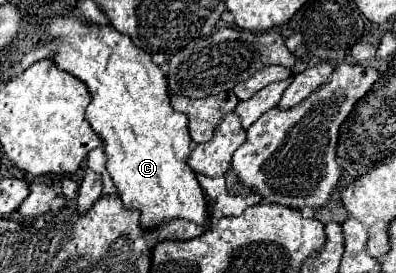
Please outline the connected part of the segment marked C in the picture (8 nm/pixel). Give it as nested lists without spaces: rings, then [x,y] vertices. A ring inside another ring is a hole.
[[[53,16],[49,20],[43,20],[43,30],[49,42],[59,44],[51,54],[53,64],[59,66],[59,70],[73,74],[87,86],[91,94],[91,104],[85,110],[85,120],[103,140],[103,148],[107,154],[105,166],[115,182],[123,204],[127,208],[141,210],[143,228],[173,218],[185,218],[195,224],[205,224],[209,210],[207,198],[195,178],[195,172],[187,164],[191,152],[187,120],[185,114],[175,112],[169,104],[167,80],[163,70],[153,64],[151,56],[137,48],[127,34],[117,32],[109,24],[87,24],[77,16]]]

